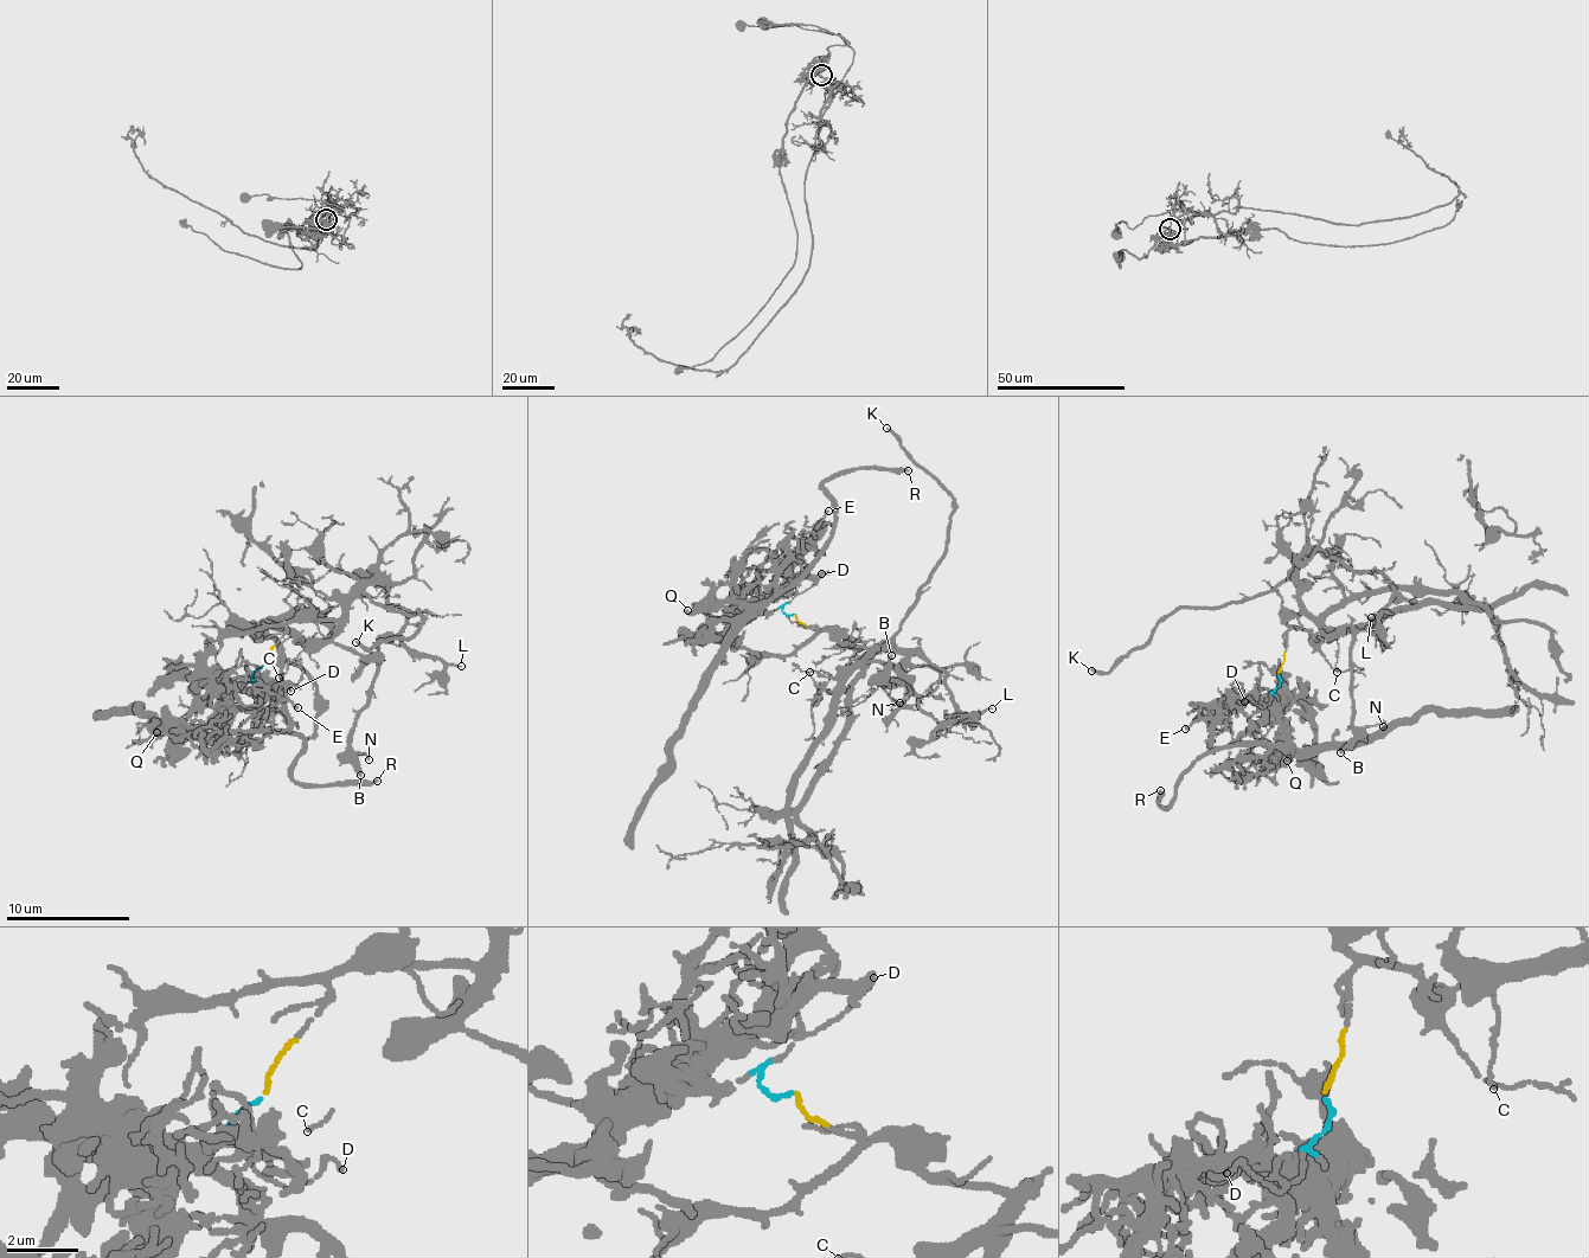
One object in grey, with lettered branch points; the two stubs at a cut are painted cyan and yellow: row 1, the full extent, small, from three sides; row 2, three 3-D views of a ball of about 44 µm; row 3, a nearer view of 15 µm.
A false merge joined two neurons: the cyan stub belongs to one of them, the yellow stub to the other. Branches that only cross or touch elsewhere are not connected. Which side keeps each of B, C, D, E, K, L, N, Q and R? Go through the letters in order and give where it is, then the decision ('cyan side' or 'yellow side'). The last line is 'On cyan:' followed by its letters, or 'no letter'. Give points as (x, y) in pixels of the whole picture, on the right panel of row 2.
B: at (1340, 752); yellow side
C: at (1337, 672); yellow side
D: at (1244, 701); cyan side
E: at (1185, 729); cyan side
K: at (1091, 671); yellow side
L: at (1371, 617); yellow side
N: at (1383, 726); yellow side
Q: at (1287, 761); cyan side
R: at (1160, 790); cyan side
On cyan: D, E, Q, R

